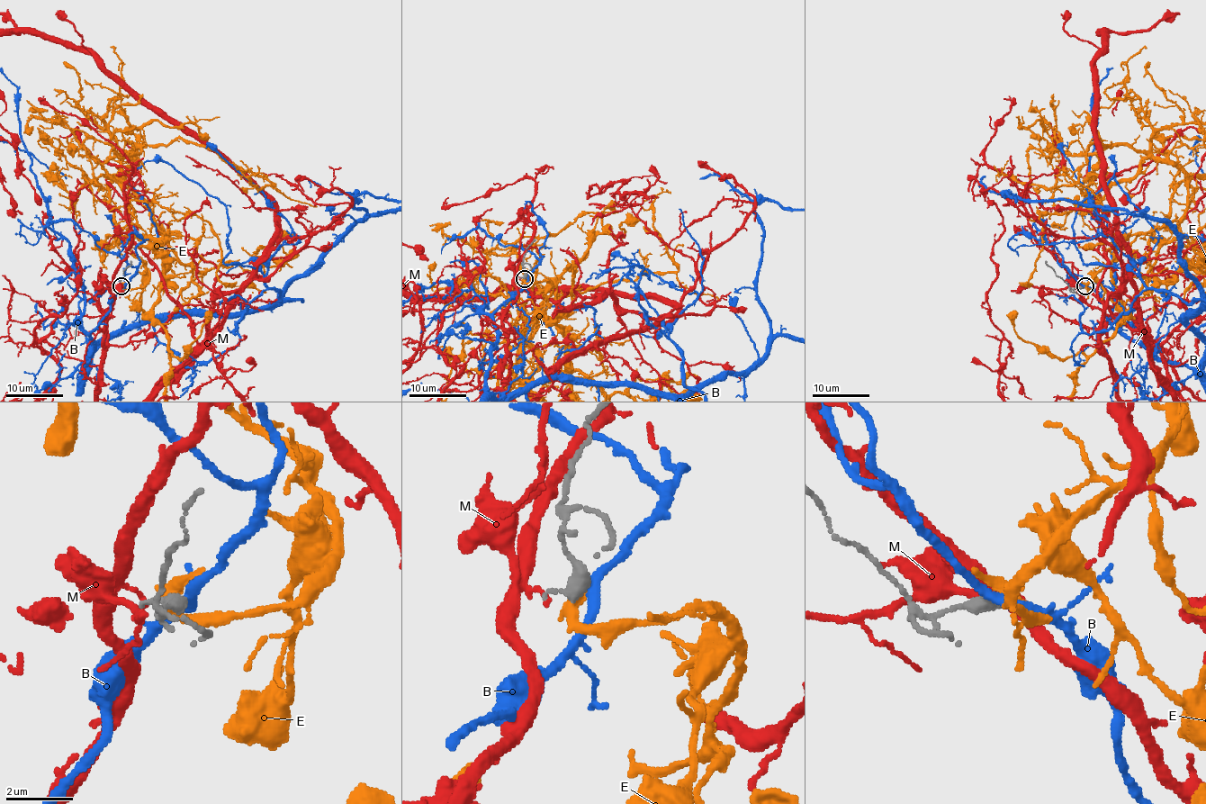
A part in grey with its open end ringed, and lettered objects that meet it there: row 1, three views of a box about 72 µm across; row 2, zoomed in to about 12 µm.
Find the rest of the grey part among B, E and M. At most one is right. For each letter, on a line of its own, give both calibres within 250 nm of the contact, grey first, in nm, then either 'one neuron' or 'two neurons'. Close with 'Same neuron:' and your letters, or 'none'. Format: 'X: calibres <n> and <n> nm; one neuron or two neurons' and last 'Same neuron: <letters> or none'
B: calibres 320 and 300 nm; two neurons
E: calibres 460 and 320 nm; one neuron
M: calibres 130 and 130 nm; two neurons
Same neuron: E

